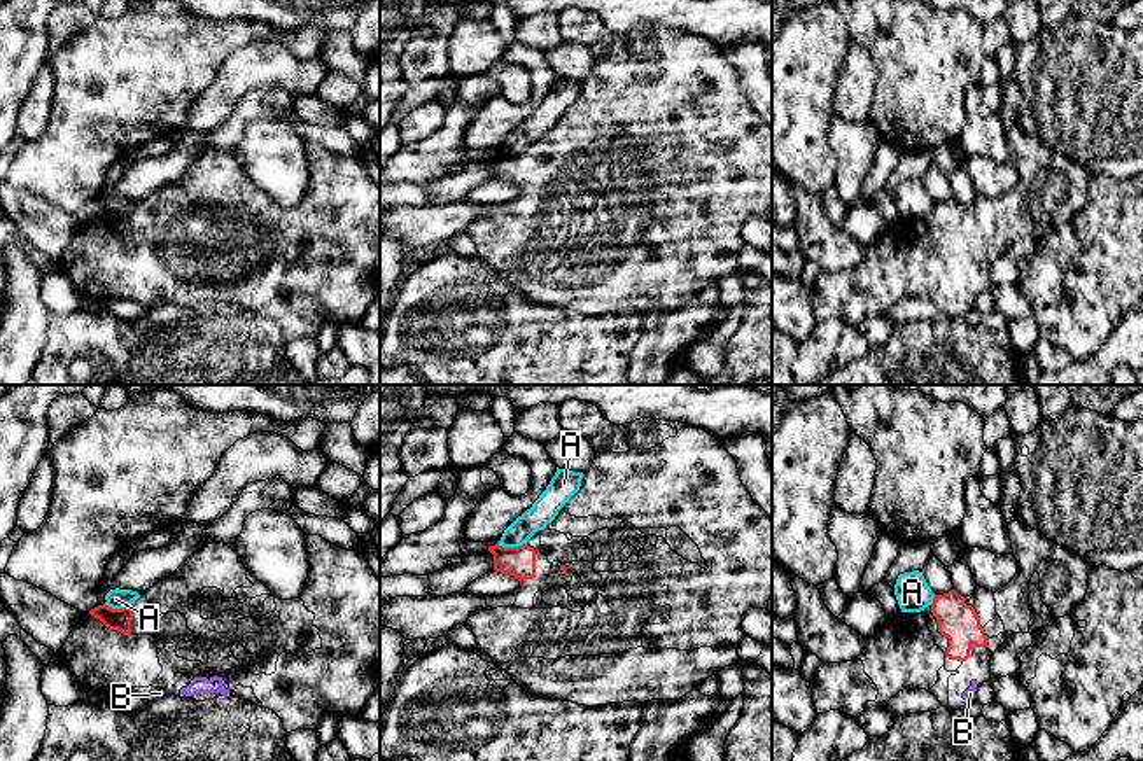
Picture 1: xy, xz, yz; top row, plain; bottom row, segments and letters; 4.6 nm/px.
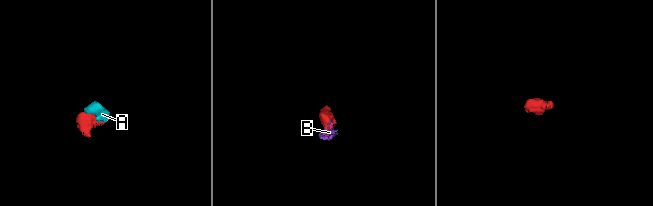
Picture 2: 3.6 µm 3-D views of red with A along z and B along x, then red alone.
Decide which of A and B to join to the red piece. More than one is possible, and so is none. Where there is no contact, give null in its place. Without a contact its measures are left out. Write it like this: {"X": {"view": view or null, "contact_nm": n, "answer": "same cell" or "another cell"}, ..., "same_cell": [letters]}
{"A": {"view": "xy", "contact_nm": 170, "answer": "another cell"}, "B": {"view": "yz", "contact_nm": 40, "answer": "same cell"}, "same_cell": ["B"]}

